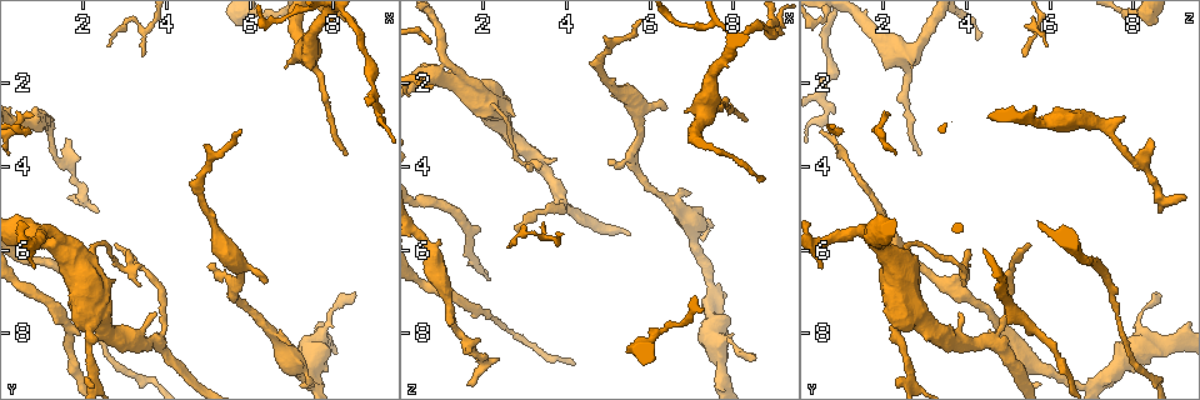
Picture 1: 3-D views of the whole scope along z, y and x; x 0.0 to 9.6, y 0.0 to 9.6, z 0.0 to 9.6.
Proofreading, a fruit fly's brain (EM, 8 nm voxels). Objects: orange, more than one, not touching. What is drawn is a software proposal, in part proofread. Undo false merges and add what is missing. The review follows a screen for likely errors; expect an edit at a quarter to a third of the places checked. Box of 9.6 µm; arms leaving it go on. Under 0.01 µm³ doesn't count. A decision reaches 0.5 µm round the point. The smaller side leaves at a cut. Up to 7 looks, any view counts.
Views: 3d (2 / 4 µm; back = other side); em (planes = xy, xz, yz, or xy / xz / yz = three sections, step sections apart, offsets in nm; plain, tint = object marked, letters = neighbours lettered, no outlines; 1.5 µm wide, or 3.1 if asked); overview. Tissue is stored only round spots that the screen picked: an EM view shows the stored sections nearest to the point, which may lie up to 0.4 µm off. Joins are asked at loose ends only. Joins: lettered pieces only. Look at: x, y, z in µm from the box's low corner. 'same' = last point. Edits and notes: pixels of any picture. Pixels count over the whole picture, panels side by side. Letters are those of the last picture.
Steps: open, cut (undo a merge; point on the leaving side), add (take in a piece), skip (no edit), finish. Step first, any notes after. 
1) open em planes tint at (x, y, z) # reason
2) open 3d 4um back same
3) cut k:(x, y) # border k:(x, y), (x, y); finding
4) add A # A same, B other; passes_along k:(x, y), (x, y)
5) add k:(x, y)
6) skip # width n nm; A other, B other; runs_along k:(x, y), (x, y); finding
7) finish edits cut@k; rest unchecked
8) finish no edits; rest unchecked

open 3d 2um at (3.05, 5.95, 4.05)

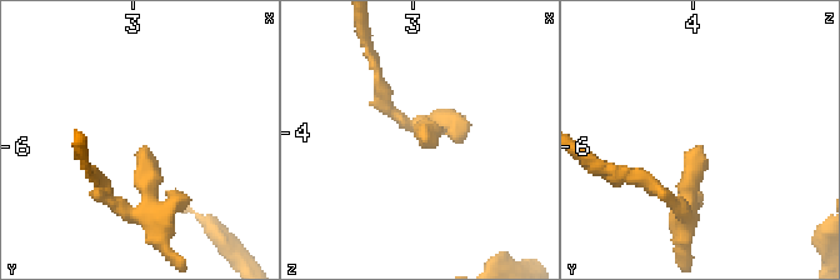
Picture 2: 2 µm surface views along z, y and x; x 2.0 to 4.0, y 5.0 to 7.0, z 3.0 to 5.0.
open em planes plain at (3.08, 5.98, 4.06)

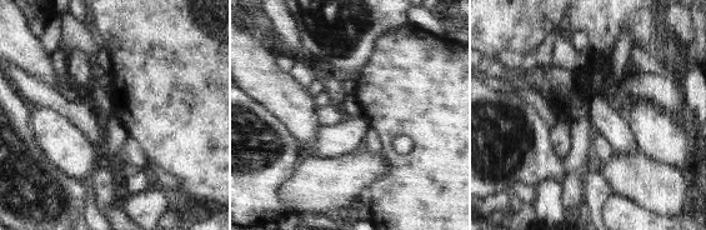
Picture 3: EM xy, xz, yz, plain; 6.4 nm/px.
open em planes letters same

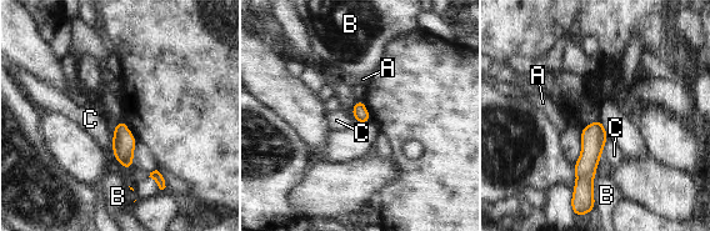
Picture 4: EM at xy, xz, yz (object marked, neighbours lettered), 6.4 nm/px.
skip # A other, B other, C other; border 4:(608, 139), (603, 150); no lettered piece goes on from it

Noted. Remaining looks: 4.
open em planes plain at (3.45, 1.35, 5.35) # branch stops here

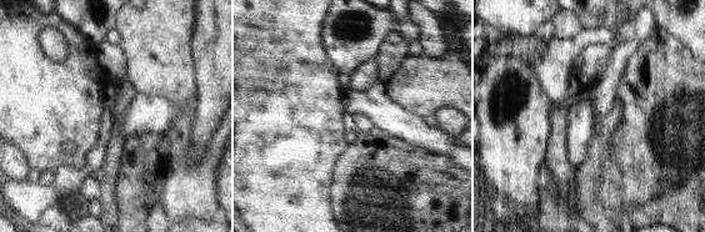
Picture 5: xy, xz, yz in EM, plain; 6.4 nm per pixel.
open em planes letters same

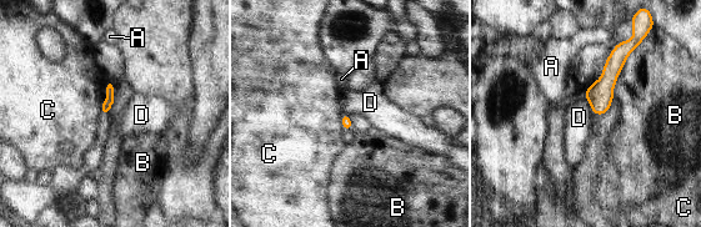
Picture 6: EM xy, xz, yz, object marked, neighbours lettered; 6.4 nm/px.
skip # A other, B other, C other, D other; runs_along 6:(621, 46), (595, 111); none of them fits

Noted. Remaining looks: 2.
open em planes letters at (8.40, 3.75, 2.90) # end of a long branch

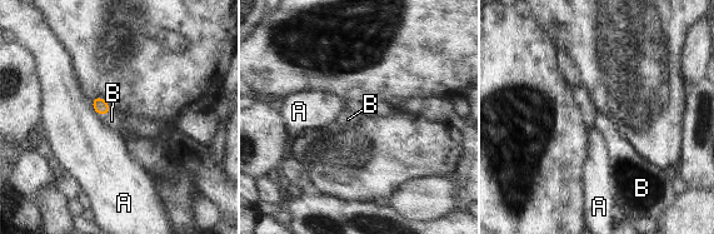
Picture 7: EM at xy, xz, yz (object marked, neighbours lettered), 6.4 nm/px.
add B # A other, B same; passes_along 7:(100, 105), (104, 114), (111, 120); it goes on there

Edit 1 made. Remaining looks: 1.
finish edits add@7; rest unchecked

